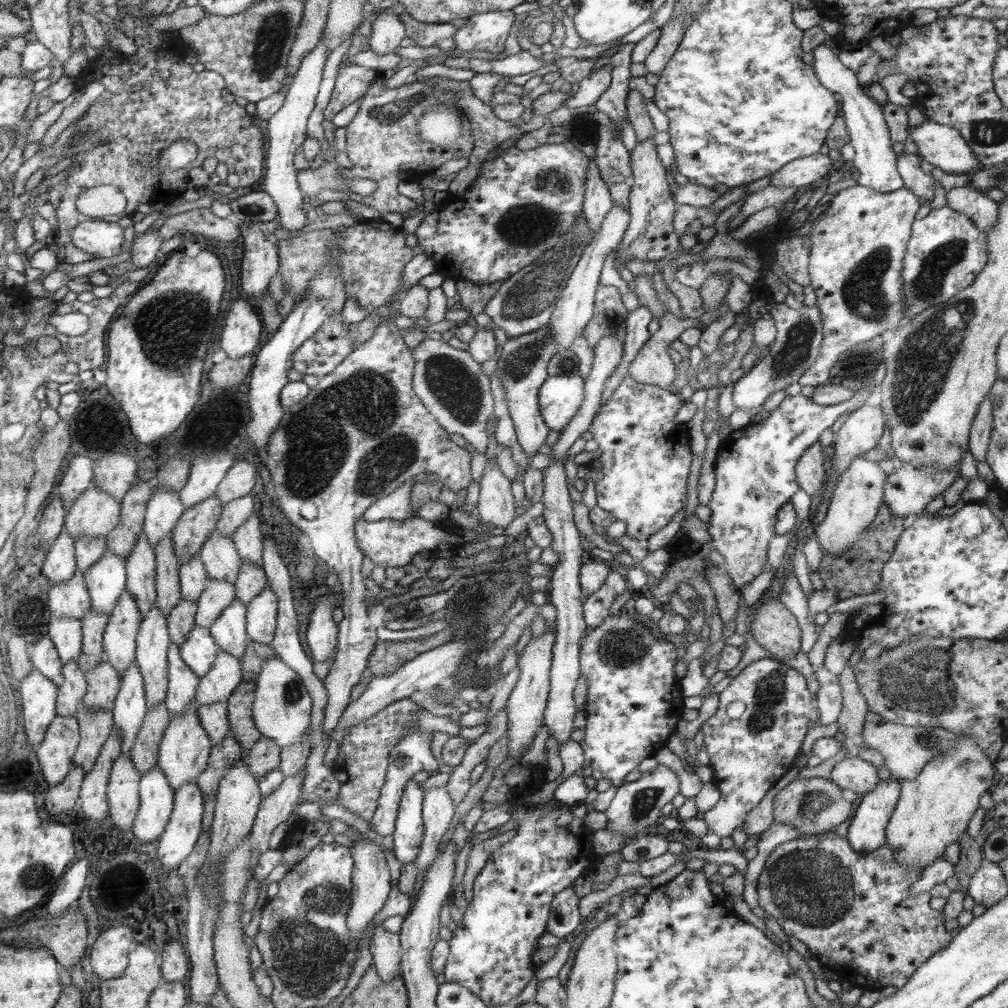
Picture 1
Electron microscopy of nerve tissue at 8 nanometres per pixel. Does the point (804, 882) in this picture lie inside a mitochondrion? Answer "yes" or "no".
yes

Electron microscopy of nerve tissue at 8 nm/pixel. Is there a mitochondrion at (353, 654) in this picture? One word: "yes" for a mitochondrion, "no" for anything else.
no

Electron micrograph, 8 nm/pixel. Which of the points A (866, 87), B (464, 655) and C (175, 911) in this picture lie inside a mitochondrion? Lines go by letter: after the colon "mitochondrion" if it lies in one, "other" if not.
A: other
B: other
C: other

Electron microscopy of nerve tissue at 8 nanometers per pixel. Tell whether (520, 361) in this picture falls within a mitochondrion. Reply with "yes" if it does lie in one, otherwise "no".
yes

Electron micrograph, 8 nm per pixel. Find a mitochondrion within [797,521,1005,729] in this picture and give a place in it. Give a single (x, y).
(920, 681)

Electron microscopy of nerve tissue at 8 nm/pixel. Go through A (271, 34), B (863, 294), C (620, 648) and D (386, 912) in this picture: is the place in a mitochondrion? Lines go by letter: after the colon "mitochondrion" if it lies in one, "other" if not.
A: mitochondrion
B: mitochondrion
C: mitochondrion
D: other

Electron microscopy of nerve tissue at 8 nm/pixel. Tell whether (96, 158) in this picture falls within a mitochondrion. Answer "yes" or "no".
yes

